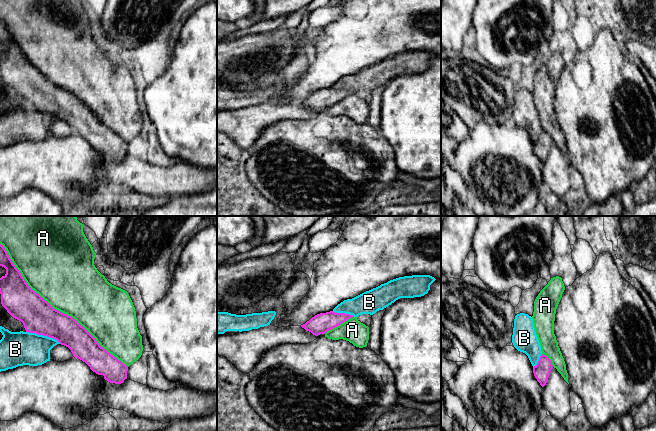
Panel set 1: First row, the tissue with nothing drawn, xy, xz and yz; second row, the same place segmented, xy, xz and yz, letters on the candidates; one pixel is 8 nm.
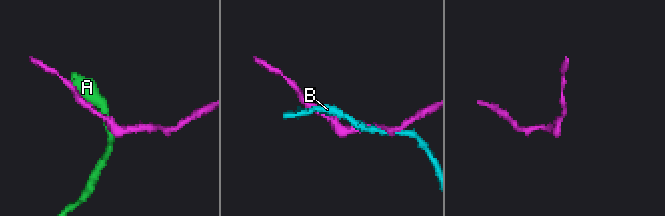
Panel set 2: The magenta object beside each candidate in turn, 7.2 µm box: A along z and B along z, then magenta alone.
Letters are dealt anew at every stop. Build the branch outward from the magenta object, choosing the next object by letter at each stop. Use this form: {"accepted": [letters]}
{"accepted": ["A"]}

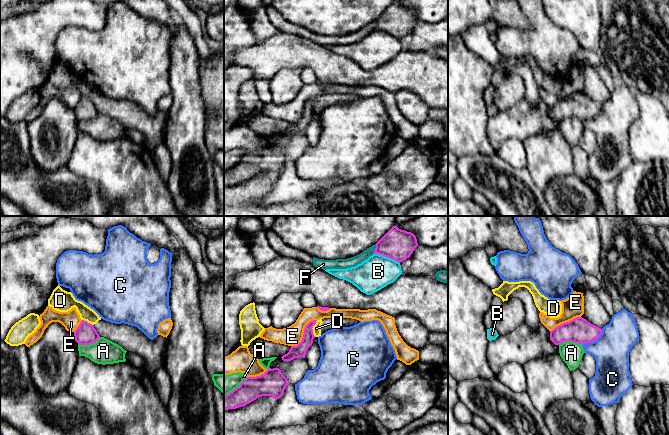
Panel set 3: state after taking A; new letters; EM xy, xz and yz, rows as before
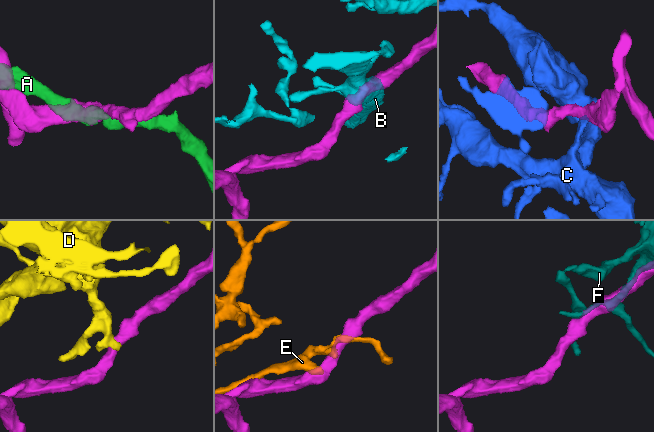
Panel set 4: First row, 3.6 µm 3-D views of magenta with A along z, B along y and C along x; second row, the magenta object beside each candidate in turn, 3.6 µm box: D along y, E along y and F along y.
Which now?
{"accepted": []}

